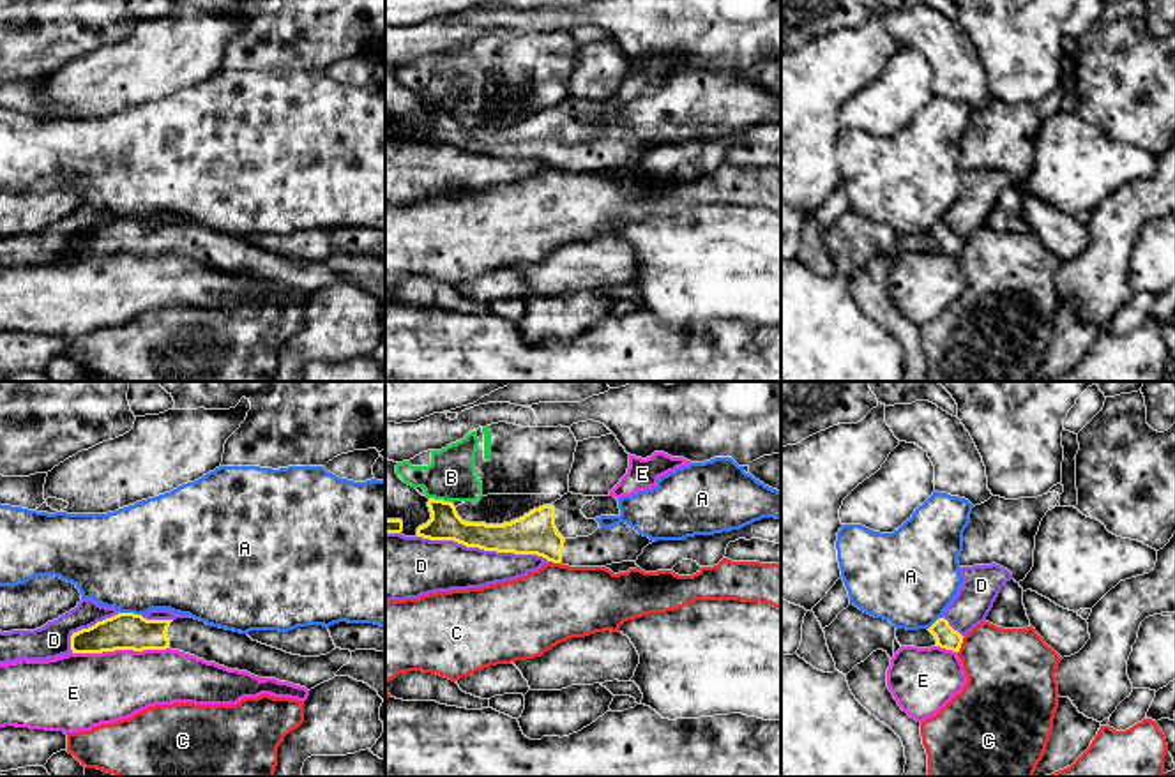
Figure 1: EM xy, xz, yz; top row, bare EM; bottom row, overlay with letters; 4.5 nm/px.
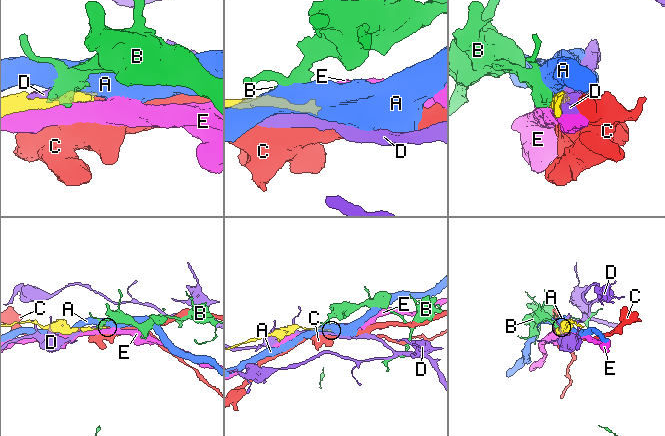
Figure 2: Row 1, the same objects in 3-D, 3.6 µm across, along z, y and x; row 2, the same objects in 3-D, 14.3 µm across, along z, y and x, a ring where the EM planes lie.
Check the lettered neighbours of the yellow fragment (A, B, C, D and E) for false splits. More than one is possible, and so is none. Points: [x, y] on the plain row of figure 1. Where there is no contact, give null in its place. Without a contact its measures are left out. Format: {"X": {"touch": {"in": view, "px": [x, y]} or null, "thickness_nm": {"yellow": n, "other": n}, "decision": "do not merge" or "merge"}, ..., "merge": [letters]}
{"A": {"touch": {"in": "xy", "px": [131, 218]}, "thickness_nm": {"yellow": 180, "other": 480}, "decision": "do not merge"}, "B": {"touch": {"in": "xz", "px": [440, 105]}, "thickness_nm": {"yellow": 140, "other": 220}, "decision": "do not merge"}, "C": {"touch": {"in": "yz", "px": [960, 249]}, "thickness_nm": {"yellow": 100, "other": 380}, "decision": "do not merge"}, "D": {"touch": {"in": "xz", "px": [483, 152]}, "thickness_nm": {"yellow": 190, "other": 240}, "decision": "do not merge"}, "E": {"touch": {"in": "xy", "px": [121, 253]}, "thickness_nm": {"yellow": 180, "other": 340}, "decision": "do not merge"}, "merge": []}

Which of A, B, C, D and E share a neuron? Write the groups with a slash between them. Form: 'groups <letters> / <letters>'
groups A / B / C / D / E

